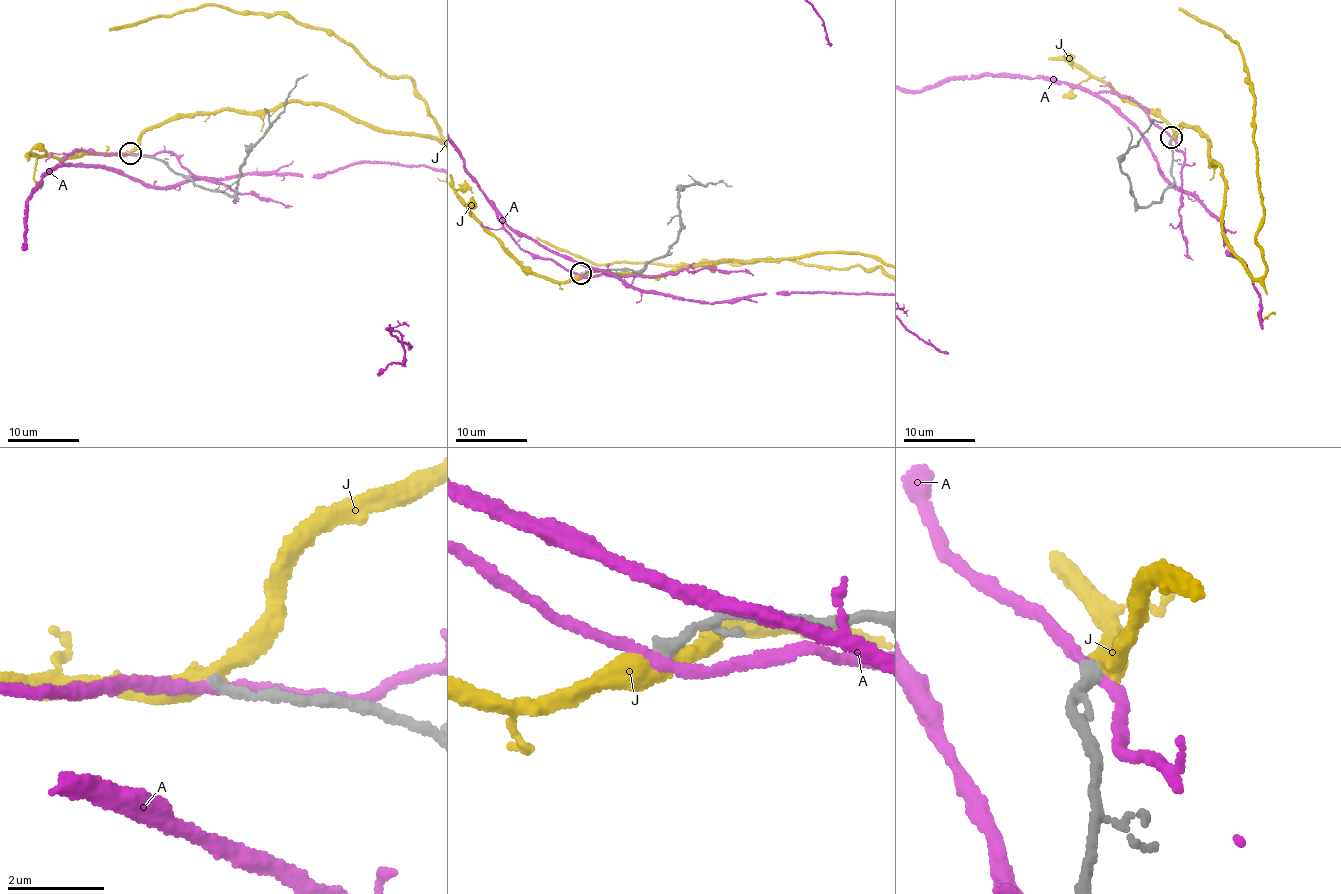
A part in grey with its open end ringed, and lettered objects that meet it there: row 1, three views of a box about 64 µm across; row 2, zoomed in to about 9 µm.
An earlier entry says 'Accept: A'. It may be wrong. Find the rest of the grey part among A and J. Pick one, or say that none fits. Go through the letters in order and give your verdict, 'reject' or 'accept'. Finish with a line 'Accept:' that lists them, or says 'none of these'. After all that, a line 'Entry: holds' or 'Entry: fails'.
A: reject
J: reject
Accept: none of these
Entry: fails

